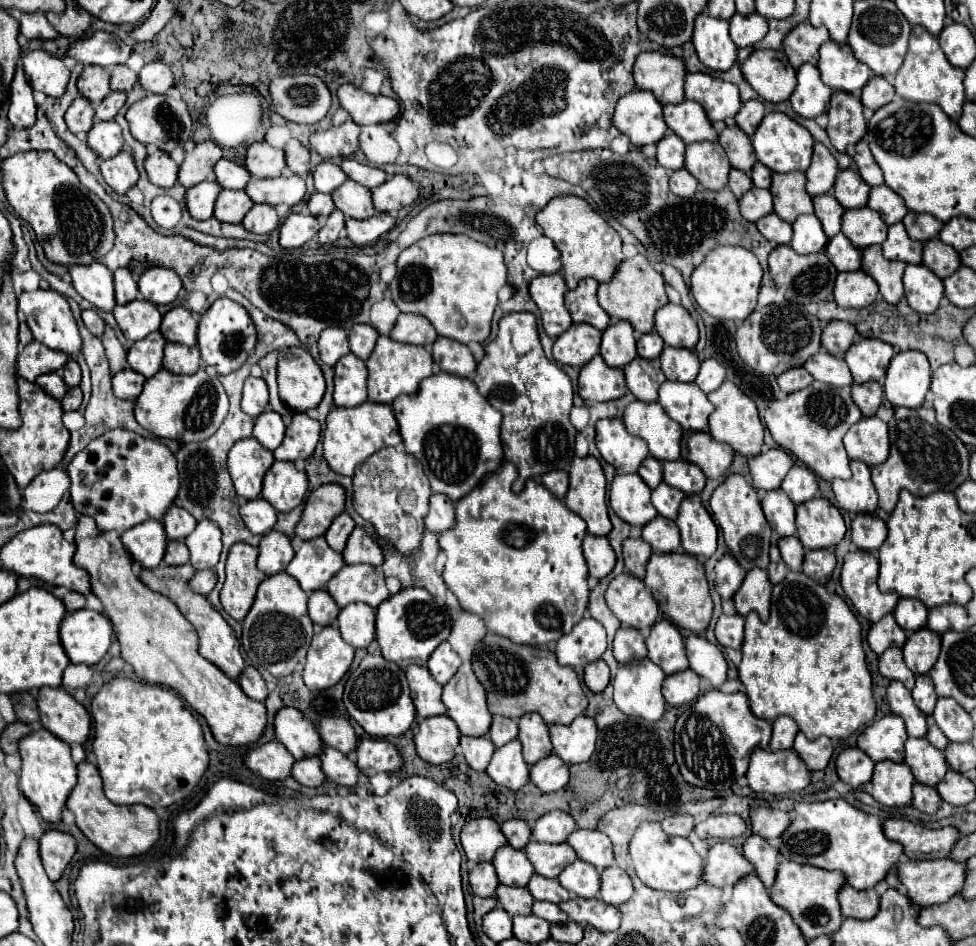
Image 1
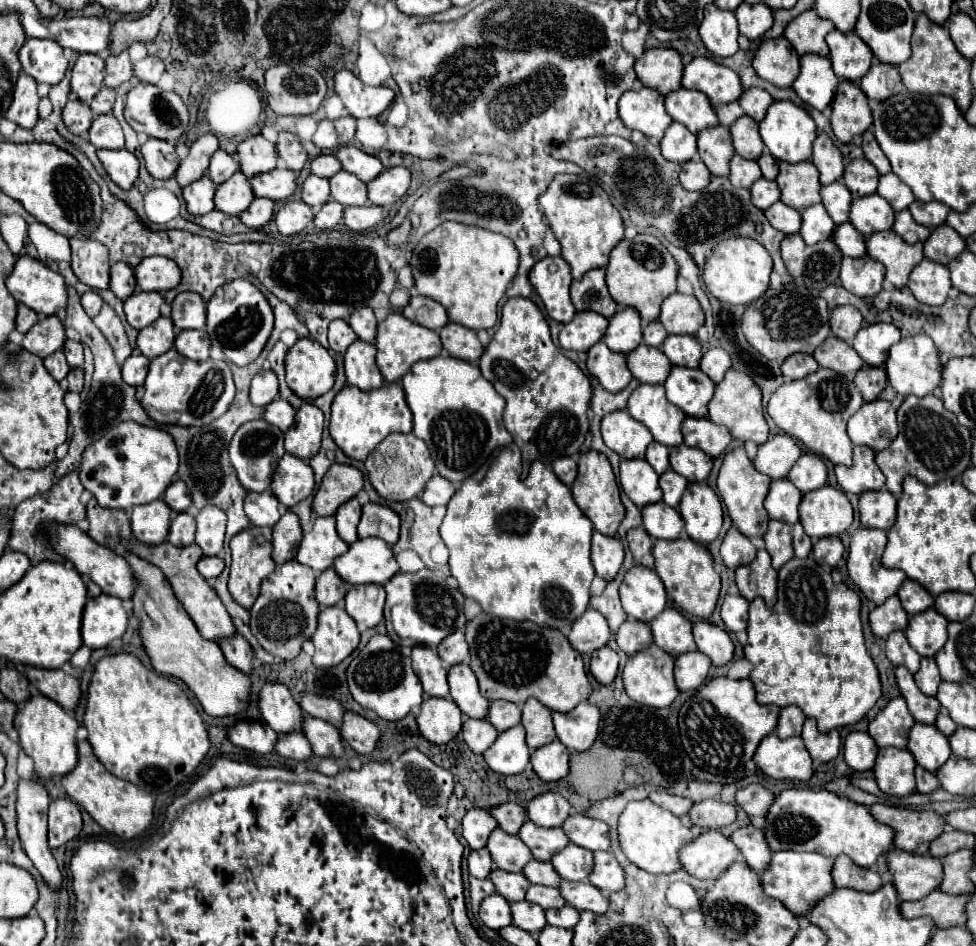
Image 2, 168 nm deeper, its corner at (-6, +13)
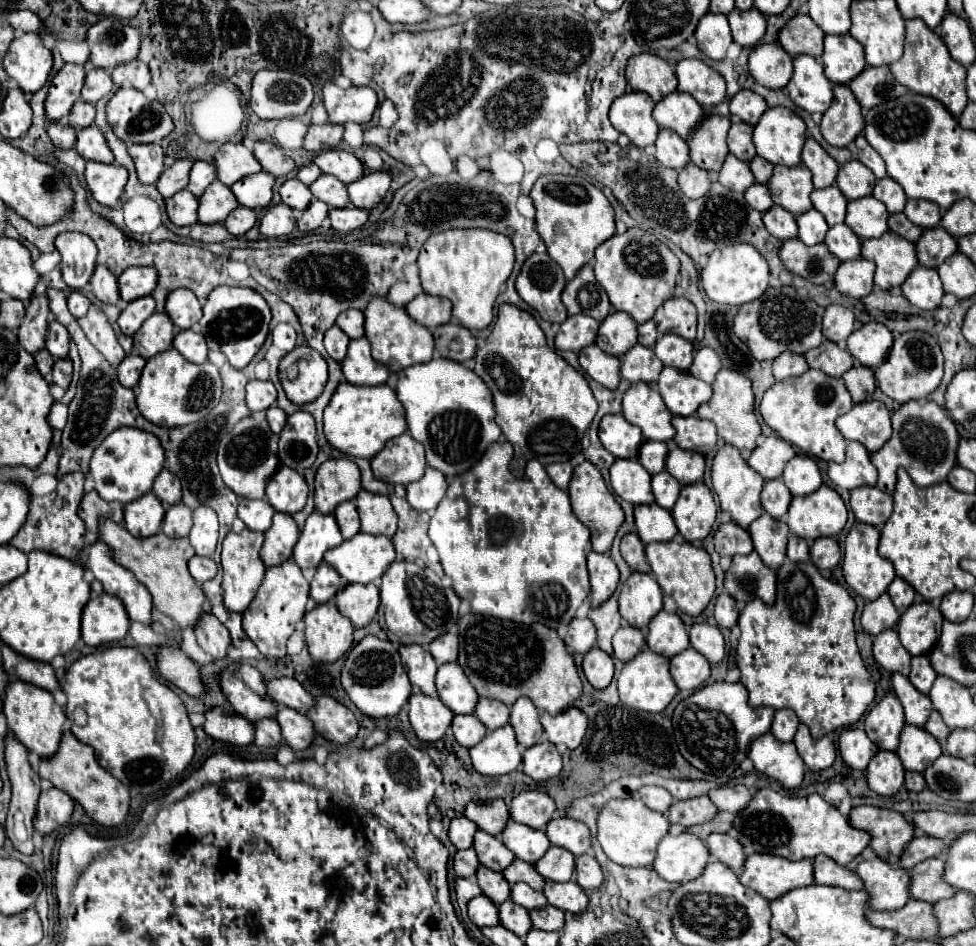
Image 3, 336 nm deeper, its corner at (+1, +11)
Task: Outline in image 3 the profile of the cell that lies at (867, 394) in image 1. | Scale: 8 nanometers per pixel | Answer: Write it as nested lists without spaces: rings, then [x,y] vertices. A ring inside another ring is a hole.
[[[863,365],[849,369],[843,375],[843,381],[845,381],[845,387],[849,389],[849,393],[851,393],[851,397],[853,397],[855,403],[861,403],[861,401],[871,399],[873,391],[875,391],[873,369],[863,367]]]

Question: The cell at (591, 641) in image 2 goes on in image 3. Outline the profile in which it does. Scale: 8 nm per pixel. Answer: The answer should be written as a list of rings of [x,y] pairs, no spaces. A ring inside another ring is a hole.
[[[587,617],[573,619],[569,623],[569,631],[565,635],[565,645],[573,653],[587,653],[595,645],[595,637],[597,637],[597,629],[595,629],[593,621],[589,621]]]

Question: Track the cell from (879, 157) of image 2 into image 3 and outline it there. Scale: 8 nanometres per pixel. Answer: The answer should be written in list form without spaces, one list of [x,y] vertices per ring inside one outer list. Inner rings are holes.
[[[859,135],[859,137],[855,139],[855,145],[857,145],[857,159],[859,159],[863,165],[867,165],[877,179],[883,179],[883,177],[887,175],[887,171],[885,171],[883,159],[877,155],[877,151],[867,143],[867,139],[865,139],[863,135]]]

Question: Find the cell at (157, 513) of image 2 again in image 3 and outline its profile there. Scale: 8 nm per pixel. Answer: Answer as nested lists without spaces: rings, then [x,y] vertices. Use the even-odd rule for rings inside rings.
[[[145,493],[145,497],[139,497],[137,501],[125,505],[123,521],[127,531],[135,537],[151,537],[159,531],[163,515],[163,503],[153,493]]]

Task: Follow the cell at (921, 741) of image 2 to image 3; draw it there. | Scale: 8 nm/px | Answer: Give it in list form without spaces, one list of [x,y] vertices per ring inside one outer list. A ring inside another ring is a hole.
[[[905,725],[901,731],[901,743],[897,755],[907,771],[923,773],[939,755],[943,753],[939,741],[925,729],[915,725]]]

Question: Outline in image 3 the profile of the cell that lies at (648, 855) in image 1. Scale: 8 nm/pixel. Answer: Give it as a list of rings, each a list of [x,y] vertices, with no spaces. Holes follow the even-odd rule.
[[[613,799],[607,801],[597,813],[597,841],[603,847],[605,855],[627,867],[649,867],[655,859],[657,841],[667,835],[669,821],[663,813],[657,813],[641,799]]]

